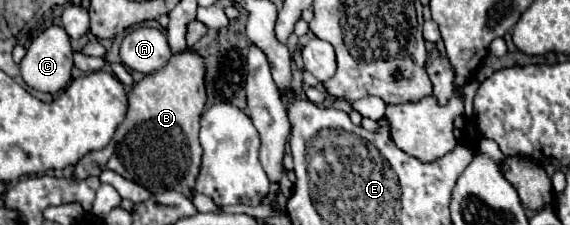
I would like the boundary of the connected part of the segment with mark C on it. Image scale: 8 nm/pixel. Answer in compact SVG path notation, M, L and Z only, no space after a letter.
M49 26L43 32L39 32L31 40L19 68L21 68L23 80L29 88L39 90L39 92L49 92L49 94L63 90L71 80L71 68L73 68L73 52L71 52L67 32L59 26Z

